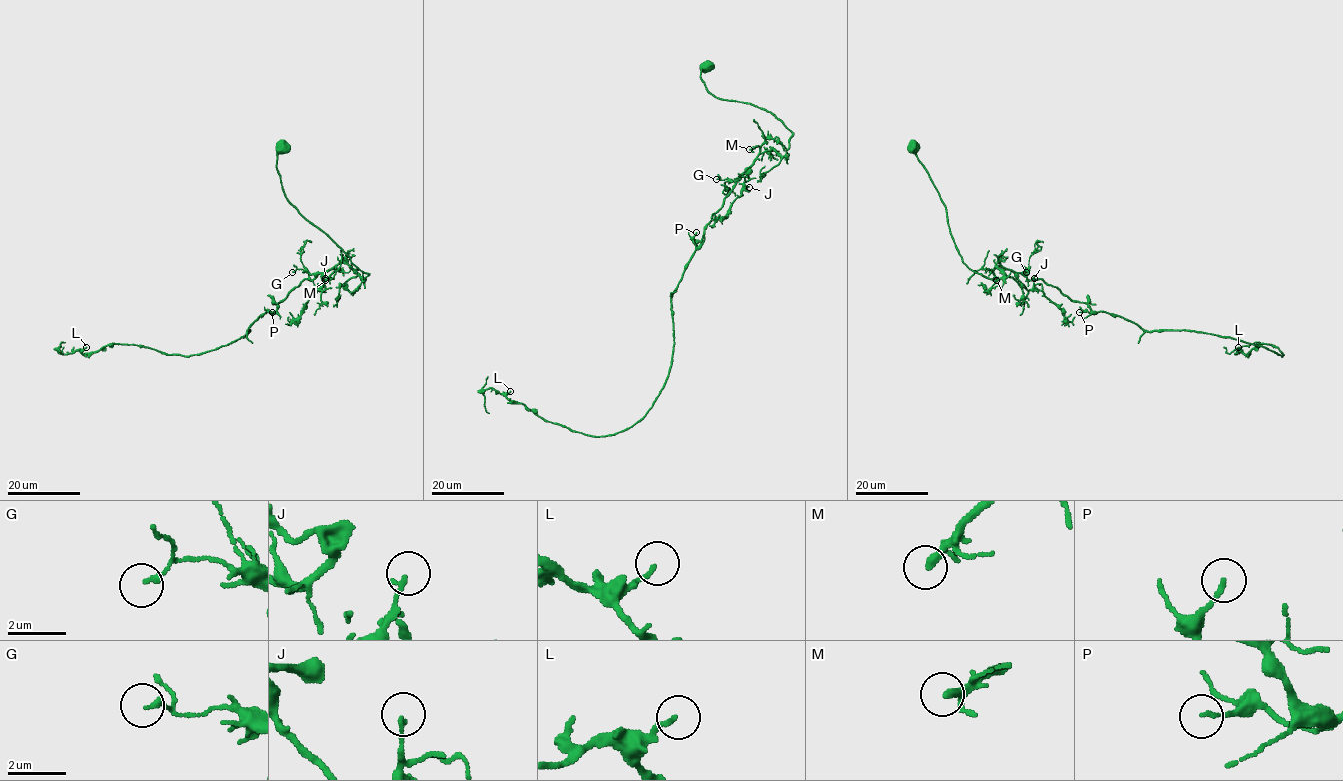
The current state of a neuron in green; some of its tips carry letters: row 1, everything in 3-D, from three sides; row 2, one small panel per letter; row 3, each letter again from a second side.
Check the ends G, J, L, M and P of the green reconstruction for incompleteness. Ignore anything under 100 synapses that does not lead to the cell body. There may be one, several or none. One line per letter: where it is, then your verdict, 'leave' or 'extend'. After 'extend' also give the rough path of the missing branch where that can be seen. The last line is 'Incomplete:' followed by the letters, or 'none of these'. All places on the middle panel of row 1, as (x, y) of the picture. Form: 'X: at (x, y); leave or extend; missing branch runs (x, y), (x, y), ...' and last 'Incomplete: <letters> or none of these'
G: at (716, 179); leave
J: at (749, 187); leave
L: at (510, 391); leave
M: at (749, 149); extend; missing branch runs (749, 149), (734, 164), (705, 210), (697, 213), (702, 227)
P: at (696, 232); leave
Incomplete: M

